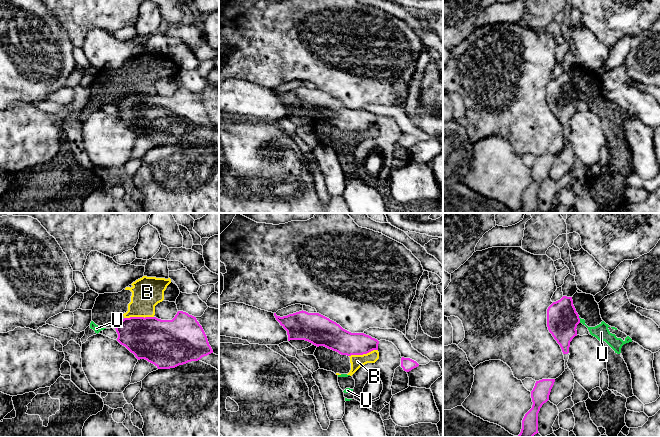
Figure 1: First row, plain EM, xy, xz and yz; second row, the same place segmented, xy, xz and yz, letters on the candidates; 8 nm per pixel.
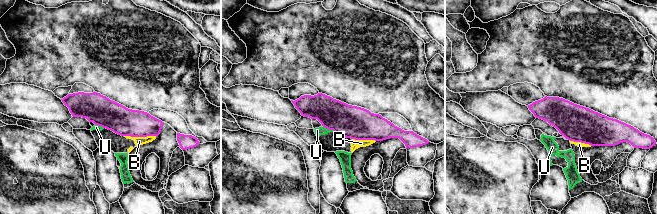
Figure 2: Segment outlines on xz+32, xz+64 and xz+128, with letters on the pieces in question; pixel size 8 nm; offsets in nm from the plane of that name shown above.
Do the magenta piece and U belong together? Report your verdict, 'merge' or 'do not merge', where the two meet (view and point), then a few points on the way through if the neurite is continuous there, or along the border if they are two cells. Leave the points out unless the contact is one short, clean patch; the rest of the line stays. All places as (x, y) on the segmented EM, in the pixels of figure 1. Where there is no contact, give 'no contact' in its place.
do not merge; meets magenta in yz at (579, 319); border along yz (578, 316), (580, 322)

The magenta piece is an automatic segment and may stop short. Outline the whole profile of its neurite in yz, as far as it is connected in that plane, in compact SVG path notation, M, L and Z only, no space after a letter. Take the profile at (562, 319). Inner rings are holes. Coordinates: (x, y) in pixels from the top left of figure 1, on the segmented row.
M563 296L547 309L547 327L560 345L563 354L569 353L570 342L577 336L580 318L573 305L572 297Z

